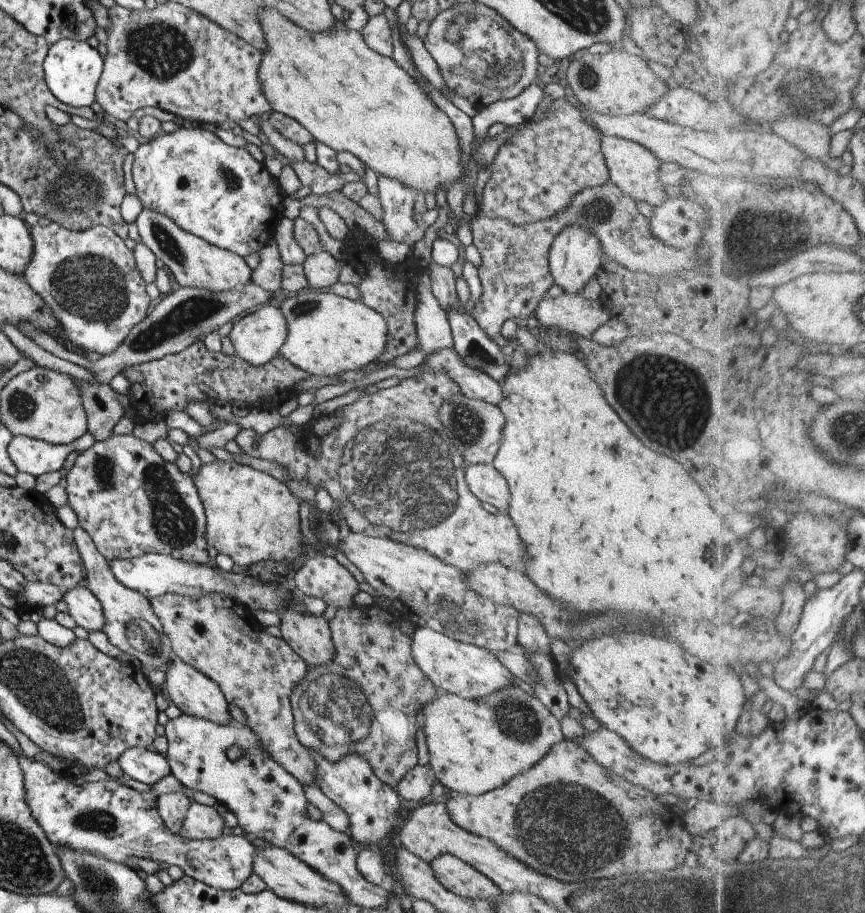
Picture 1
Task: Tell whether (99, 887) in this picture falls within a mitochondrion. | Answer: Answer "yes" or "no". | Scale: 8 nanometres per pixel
yes

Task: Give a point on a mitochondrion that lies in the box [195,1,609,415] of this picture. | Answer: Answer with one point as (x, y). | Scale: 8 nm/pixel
(476, 51)

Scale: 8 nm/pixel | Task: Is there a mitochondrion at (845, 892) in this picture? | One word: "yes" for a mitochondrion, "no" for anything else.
yes

